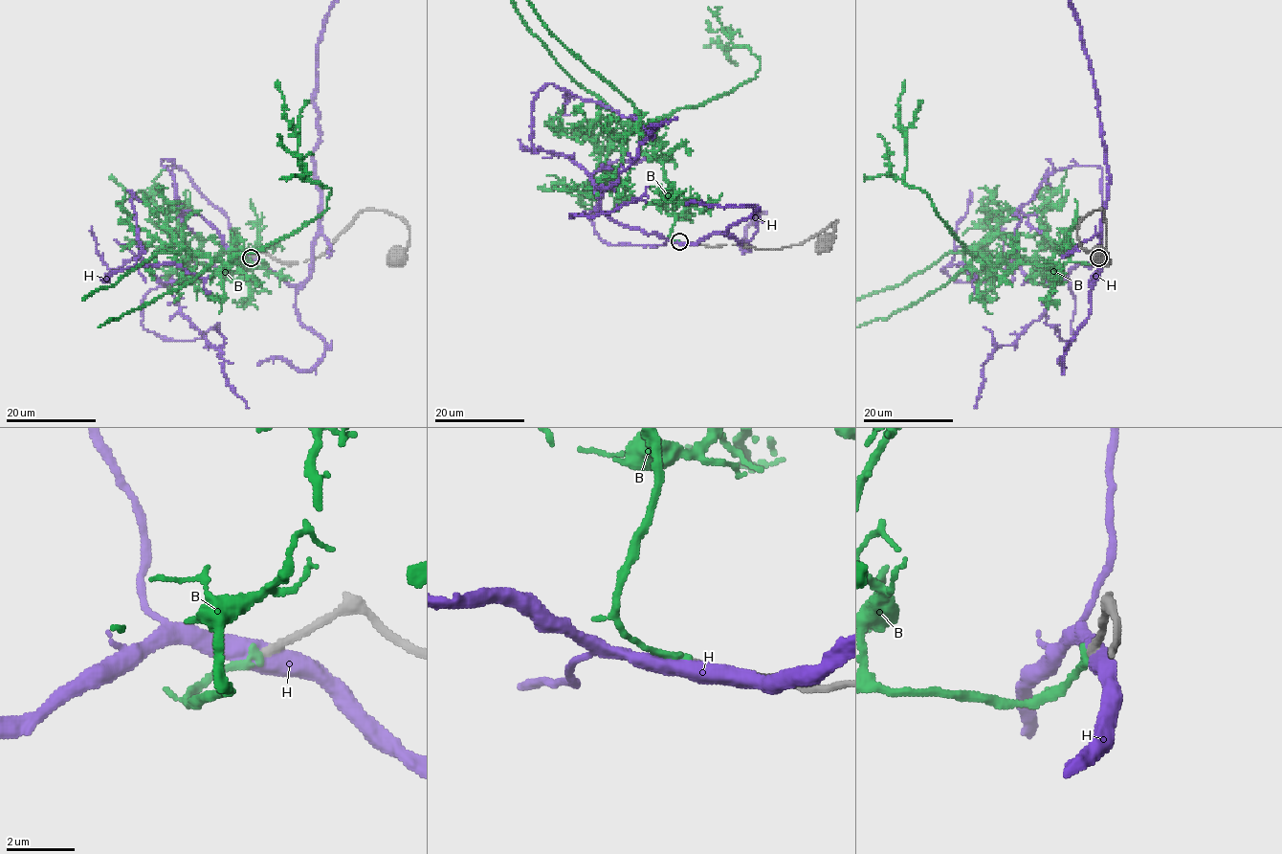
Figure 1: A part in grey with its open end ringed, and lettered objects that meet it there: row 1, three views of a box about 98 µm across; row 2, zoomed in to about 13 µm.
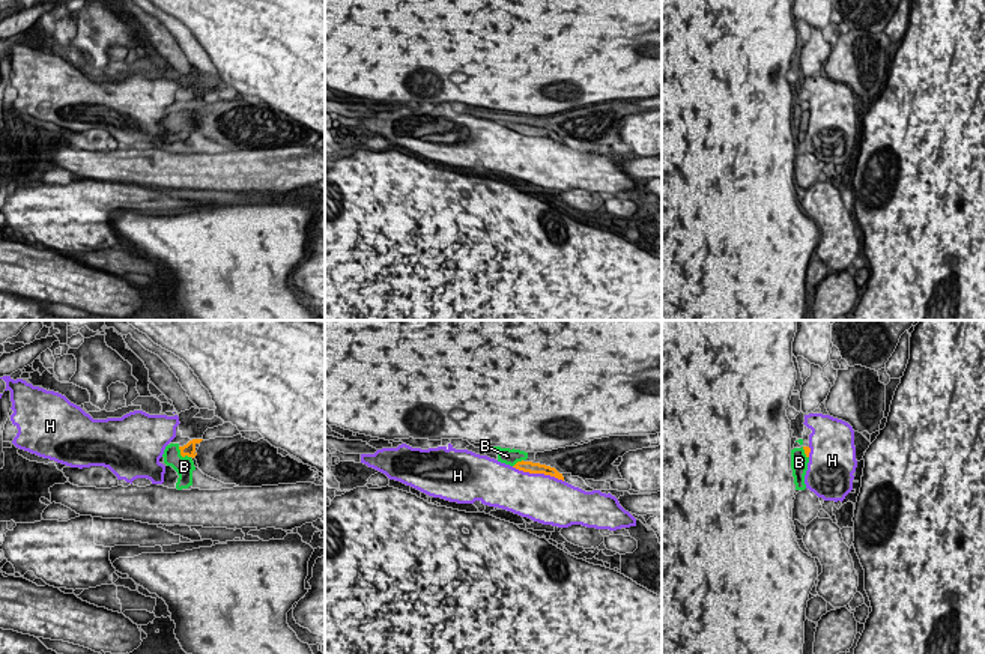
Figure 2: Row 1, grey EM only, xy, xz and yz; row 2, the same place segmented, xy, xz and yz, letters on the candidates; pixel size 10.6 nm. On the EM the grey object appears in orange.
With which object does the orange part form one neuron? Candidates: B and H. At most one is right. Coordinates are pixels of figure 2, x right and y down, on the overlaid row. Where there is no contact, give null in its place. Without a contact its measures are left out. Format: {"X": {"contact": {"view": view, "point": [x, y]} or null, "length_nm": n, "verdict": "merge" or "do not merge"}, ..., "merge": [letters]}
{"B": {"contact": {"view": "xy", "point": [182, 456]}, "length_nm": 190, "verdict": "merge"}, "H": {"contact": {"view": "xz", "point": [537, 472]}, "length_nm": 600, "verdict": "do not merge"}, "merge": ["B"]}

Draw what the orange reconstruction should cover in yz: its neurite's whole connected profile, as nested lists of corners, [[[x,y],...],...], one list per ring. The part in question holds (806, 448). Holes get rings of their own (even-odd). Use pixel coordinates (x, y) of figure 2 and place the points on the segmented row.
[[[809,447],[794,448],[791,450],[791,469],[794,477],[796,490],[805,490],[805,475],[809,463]]]

